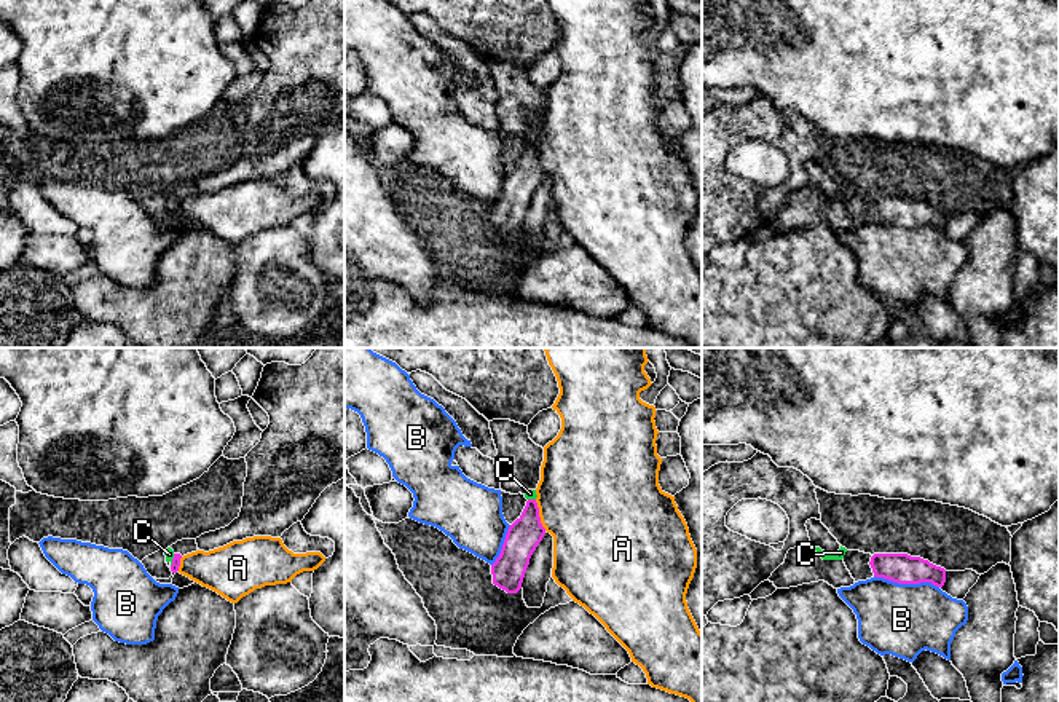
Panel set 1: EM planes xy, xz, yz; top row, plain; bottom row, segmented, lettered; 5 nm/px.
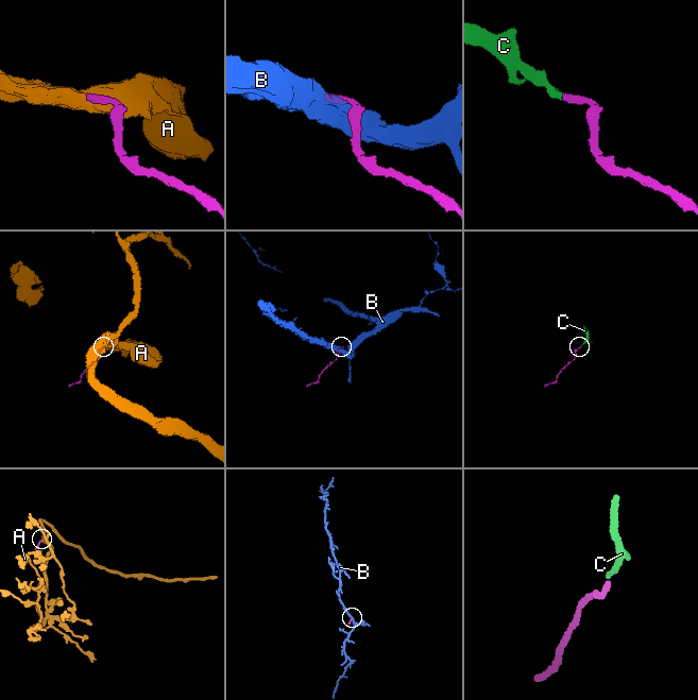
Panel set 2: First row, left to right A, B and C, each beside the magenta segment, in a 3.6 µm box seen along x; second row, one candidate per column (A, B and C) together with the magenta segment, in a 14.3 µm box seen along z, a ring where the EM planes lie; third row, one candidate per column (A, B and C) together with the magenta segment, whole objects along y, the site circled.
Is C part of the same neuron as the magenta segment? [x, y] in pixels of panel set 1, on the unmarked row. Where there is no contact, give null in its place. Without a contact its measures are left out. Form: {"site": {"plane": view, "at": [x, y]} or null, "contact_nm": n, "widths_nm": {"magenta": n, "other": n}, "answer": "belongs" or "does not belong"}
{"site": {"plane": "xy", "at": [173, 203]}, "contact_nm": 70, "widths_nm": {"magenta": 50, "other": 50}, "answer": "belongs"}

